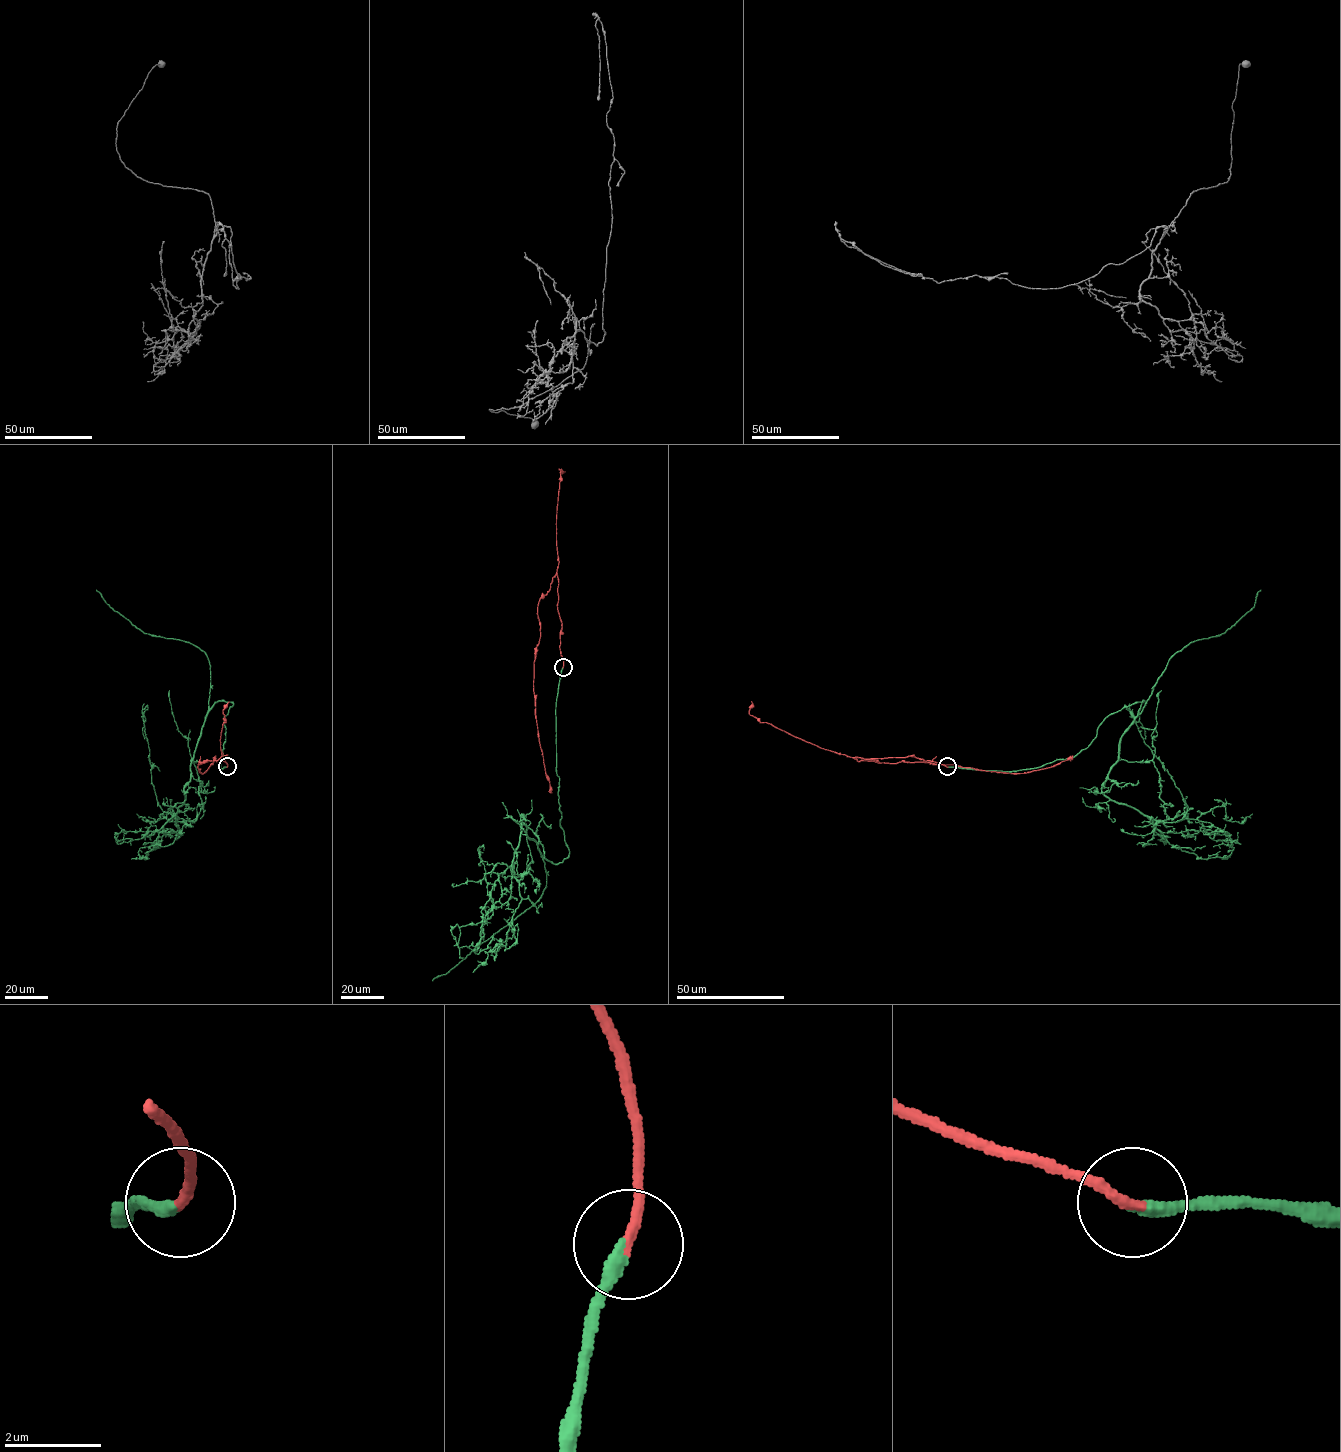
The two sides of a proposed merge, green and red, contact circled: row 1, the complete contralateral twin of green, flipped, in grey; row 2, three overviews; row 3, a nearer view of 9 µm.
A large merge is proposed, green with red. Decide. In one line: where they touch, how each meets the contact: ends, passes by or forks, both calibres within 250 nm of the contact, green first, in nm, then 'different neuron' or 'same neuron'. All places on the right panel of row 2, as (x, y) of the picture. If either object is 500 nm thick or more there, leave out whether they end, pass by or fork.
place (947, 766); green ends; red ends; calibres 280 and 220 nm; same neuron

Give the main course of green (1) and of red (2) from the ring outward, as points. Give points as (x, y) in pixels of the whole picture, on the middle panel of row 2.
1: (562, 667), (556, 772), (568, 855), (547, 860), (520, 821), (511, 893), (496, 907), (483, 850)
2: (563, 667), (556, 574), (537, 606), (540, 638), (535, 654), (533, 683), (540, 745), (552, 793)

